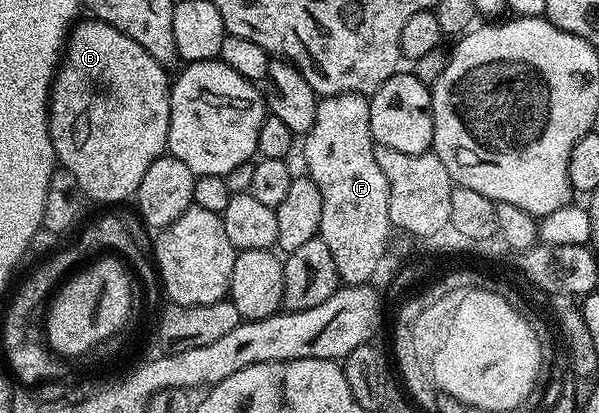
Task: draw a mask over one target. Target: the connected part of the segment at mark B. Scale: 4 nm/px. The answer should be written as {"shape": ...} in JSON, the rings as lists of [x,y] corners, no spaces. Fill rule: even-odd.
{"shape":[[[88,20],[89,22],[78,21],[76,25],[68,31],[67,41],[63,46],[63,53],[59,58],[59,65],[53,76],[53,84],[49,87],[49,135],[53,151],[57,157],[60,169],[71,172],[75,180],[79,180],[79,188],[85,193],[86,199],[97,202],[121,202],[124,198],[132,199],[139,188],[139,180],[143,180],[147,168],[155,164],[155,160],[166,153],[169,145],[169,91],[171,89],[171,78],[166,67],[161,66],[150,56],[131,36],[124,34],[122,30],[116,30],[111,24]]]}

